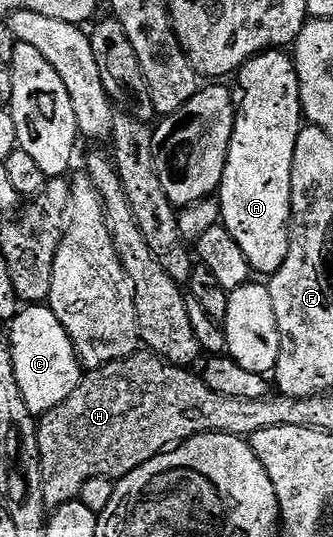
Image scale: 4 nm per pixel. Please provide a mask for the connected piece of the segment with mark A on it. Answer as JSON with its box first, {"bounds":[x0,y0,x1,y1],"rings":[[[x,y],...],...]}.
{"bounds":[217,49,305,275],"rings":[[[269,49],[238,70],[233,139],[217,194],[223,228],[237,239],[252,270],[264,275],[276,273],[289,255],[293,147],[297,147],[297,135],[305,121],[295,62],[285,54]]]}

